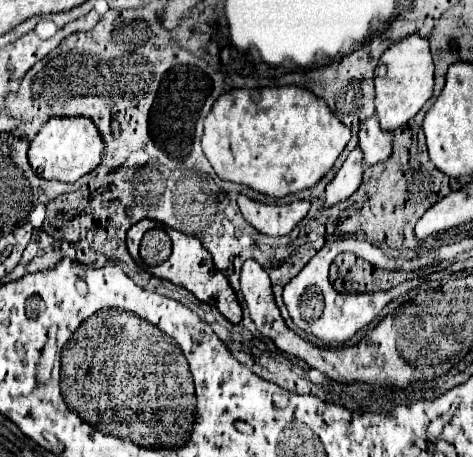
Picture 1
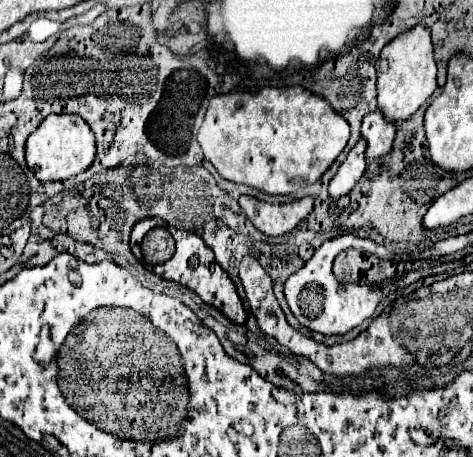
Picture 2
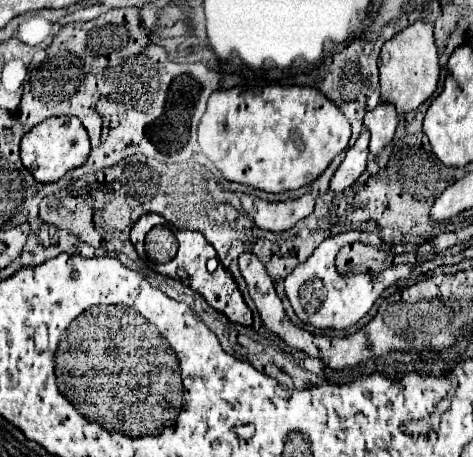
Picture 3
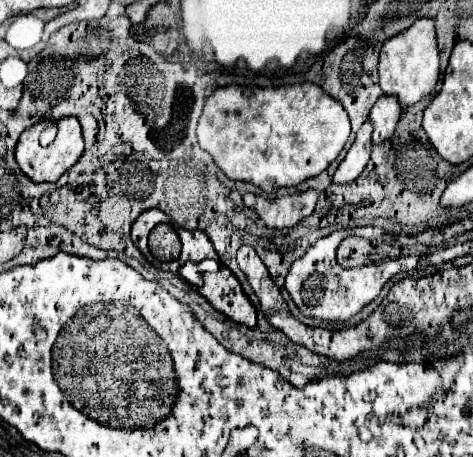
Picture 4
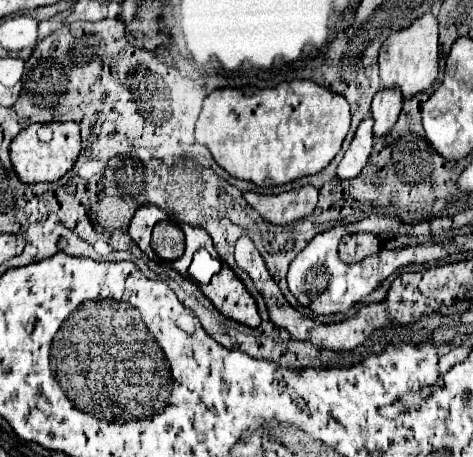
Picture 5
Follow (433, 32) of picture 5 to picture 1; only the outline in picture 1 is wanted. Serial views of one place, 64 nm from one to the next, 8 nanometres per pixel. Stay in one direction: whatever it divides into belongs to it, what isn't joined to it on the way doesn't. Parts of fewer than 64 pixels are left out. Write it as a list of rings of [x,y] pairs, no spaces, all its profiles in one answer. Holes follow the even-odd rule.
[[[414,32],[404,40],[392,44],[380,58],[374,70],[376,86],[376,114],[384,130],[396,130],[416,116],[416,112],[430,100],[434,92],[434,64],[428,38]]]

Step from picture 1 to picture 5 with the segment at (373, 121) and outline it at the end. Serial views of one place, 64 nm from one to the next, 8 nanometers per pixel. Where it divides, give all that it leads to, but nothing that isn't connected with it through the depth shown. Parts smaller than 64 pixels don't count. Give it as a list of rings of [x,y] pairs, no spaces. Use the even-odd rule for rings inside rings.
[[[380,88],[372,100],[372,118],[374,118],[374,134],[386,134],[398,120],[402,110],[402,96],[398,88]]]

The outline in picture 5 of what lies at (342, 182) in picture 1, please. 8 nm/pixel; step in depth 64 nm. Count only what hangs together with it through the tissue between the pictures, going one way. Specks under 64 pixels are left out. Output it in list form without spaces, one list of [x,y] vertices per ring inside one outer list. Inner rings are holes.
[[[364,118],[354,134],[354,140],[350,144],[350,148],[344,152],[344,158],[338,166],[338,178],[354,178],[360,174],[360,170],[364,168],[370,152],[372,152],[372,144],[374,144],[374,134],[372,134],[372,118]]]

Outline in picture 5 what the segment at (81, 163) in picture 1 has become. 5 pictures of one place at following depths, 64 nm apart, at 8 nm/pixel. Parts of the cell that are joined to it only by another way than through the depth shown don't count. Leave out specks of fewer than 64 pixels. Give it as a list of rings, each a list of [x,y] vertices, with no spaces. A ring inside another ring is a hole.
[[[54,122],[50,124],[52,140],[40,142],[36,132],[38,124],[30,124],[26,130],[22,130],[10,144],[10,160],[12,166],[24,184],[38,184],[38,182],[56,182],[62,178],[76,162],[80,154],[80,128],[74,122]]]

